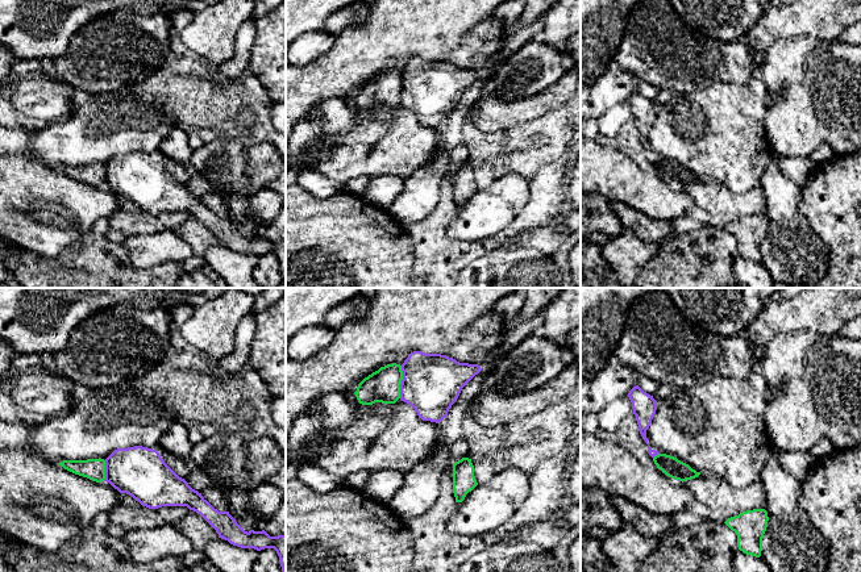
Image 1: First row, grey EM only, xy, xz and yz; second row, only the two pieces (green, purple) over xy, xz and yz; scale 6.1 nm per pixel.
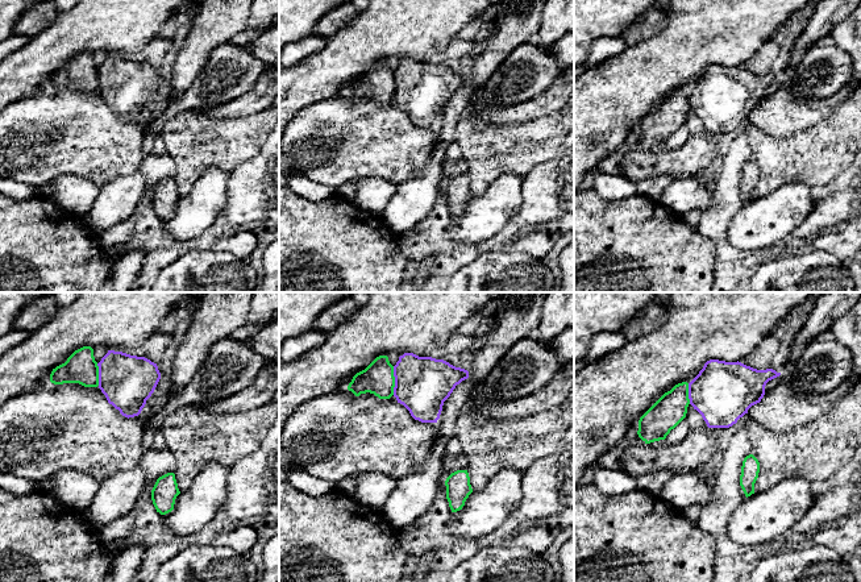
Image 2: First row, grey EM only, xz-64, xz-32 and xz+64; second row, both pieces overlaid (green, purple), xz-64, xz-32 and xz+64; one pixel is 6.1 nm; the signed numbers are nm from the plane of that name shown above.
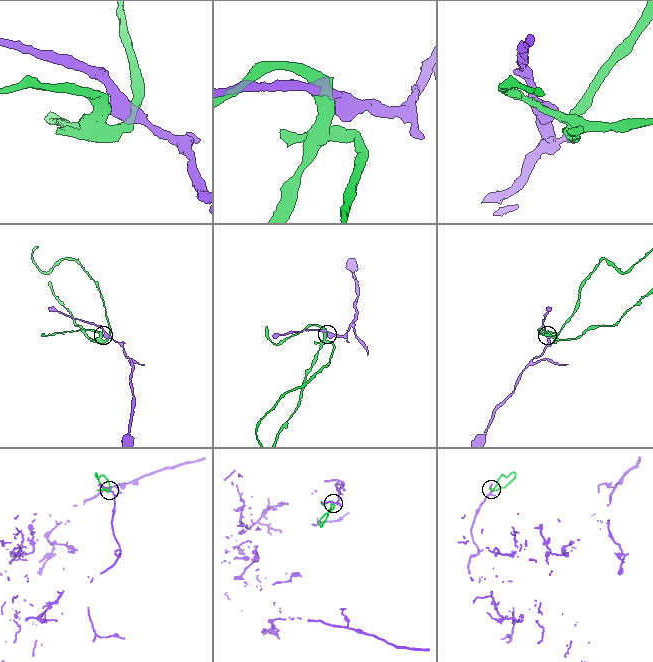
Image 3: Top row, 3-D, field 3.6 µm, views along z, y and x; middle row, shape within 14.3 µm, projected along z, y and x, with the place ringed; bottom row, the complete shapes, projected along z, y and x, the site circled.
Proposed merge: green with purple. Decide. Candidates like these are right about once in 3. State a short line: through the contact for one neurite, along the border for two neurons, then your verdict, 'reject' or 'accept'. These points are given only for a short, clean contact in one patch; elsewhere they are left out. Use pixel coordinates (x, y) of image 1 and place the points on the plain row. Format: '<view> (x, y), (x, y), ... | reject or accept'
xz (402, 71), (399, 103) | reject

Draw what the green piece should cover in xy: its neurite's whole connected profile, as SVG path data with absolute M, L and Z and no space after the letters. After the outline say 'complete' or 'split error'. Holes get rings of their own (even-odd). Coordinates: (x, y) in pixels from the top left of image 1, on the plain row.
M104 164L63 166L59 168L59 171L75 180L87 183L96 188L105 185Z; complete

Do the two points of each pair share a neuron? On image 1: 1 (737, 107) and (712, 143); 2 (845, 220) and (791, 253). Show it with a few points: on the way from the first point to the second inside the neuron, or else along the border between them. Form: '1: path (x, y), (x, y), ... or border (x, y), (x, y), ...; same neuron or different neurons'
1: path (731, 116), (716, 134); same neuron
2: border (799, 212), (827, 246), (827, 266); different neurons

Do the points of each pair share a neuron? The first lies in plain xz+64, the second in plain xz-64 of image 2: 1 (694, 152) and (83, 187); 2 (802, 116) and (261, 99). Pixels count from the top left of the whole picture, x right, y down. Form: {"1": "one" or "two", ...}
{"1": "two", "2": "one"}

